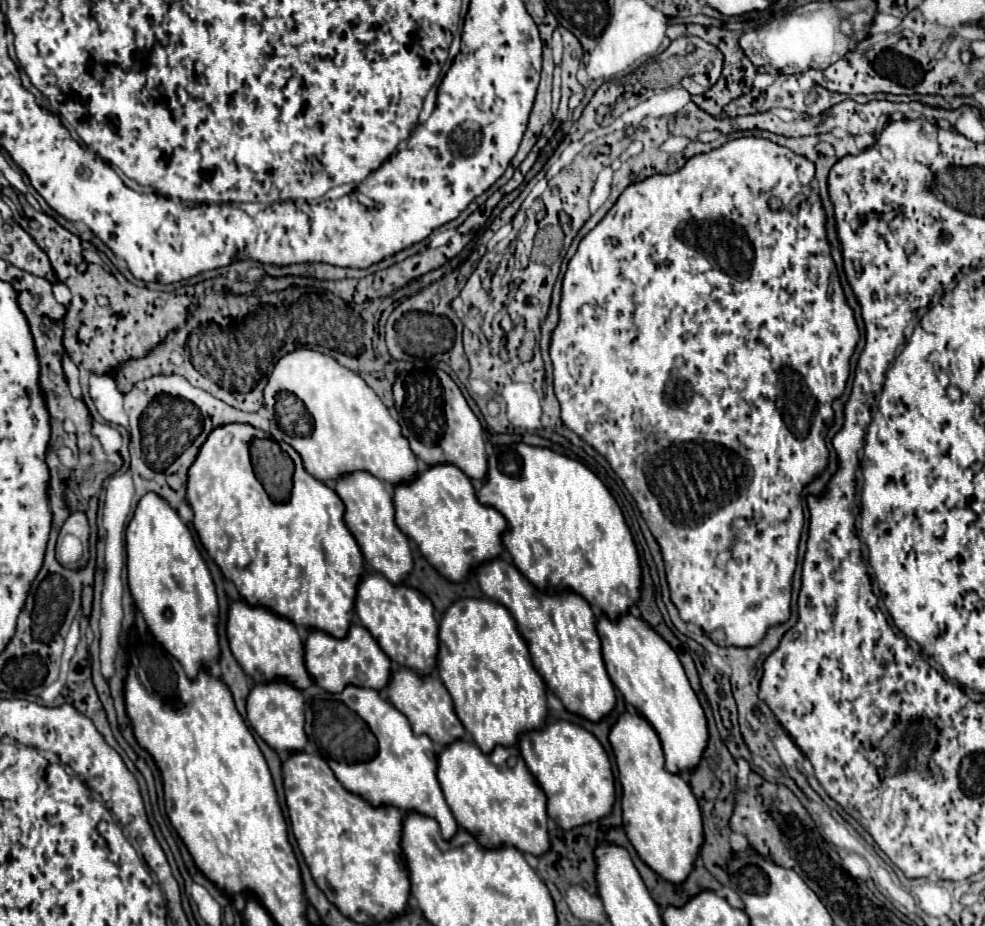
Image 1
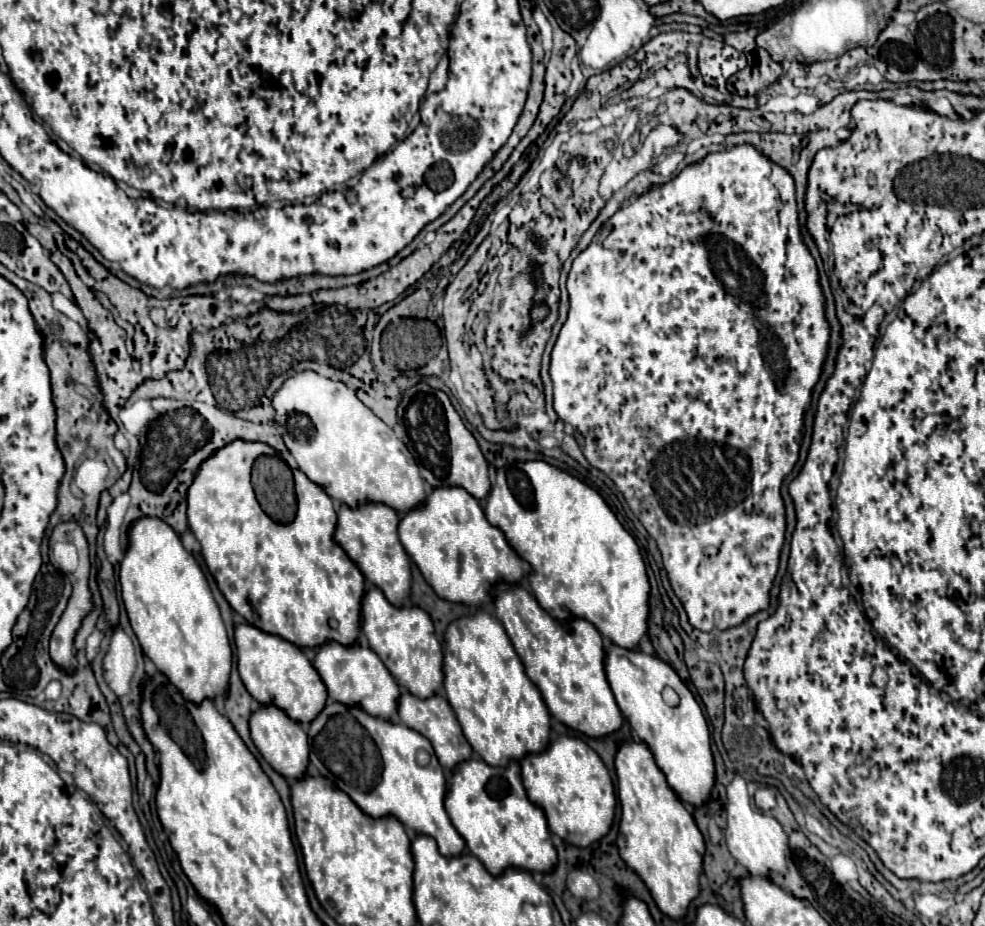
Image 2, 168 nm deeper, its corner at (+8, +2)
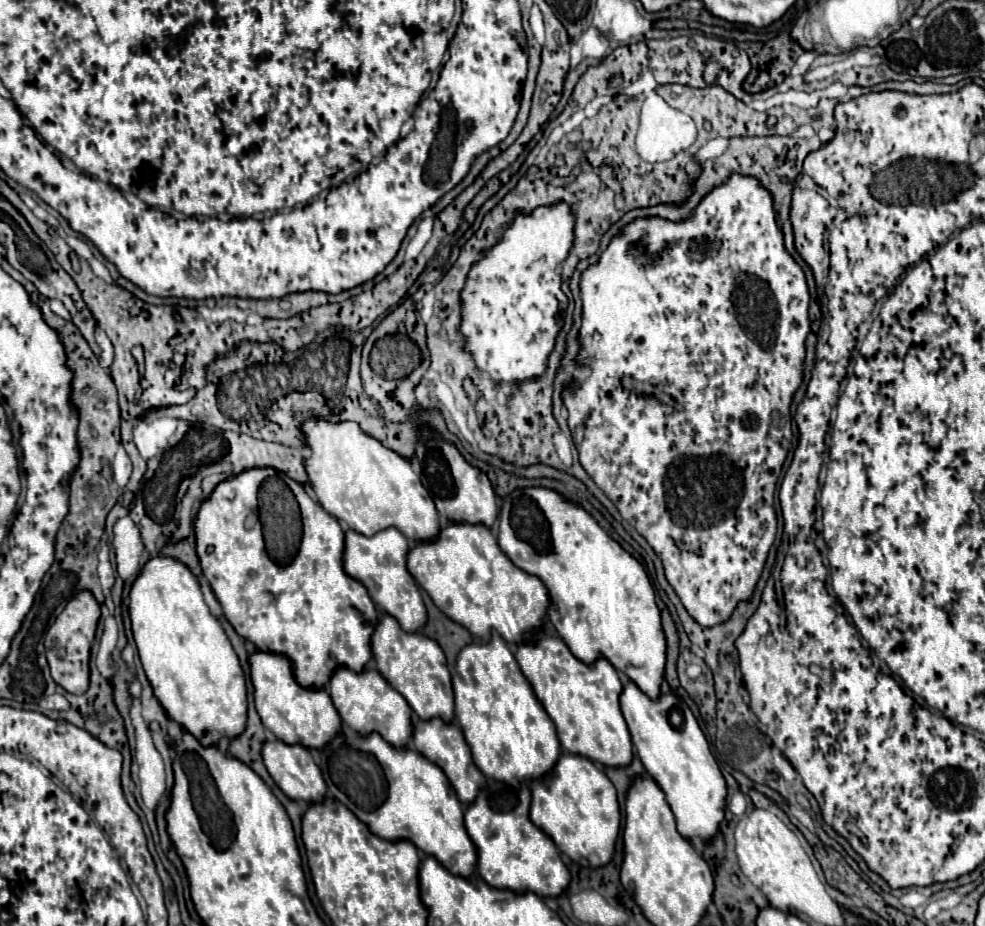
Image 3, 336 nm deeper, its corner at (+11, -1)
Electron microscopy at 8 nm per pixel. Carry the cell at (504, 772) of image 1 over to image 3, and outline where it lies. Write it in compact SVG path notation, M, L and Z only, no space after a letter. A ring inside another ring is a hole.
M490 780L478 798L466 808L466 830L478 848L478 872L492 888L512 892L534 892L540 898L556 898L566 892L570 872L560 860L558 848L540 828L530 822L530 788L512 788Z

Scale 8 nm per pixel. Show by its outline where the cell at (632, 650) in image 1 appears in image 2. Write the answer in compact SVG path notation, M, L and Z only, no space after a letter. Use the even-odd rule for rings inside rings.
M615 643L605 645L605 673L619 709L637 737L653 751L669 787L681 797L681 801L699 805L699 801L711 793L711 785L715 783L715 767L709 747L707 721L693 693L685 687L675 669L657 655L649 655L641 649L623 649ZM667 685L671 685L679 695L679 703L675 707L669 707L661 697Z

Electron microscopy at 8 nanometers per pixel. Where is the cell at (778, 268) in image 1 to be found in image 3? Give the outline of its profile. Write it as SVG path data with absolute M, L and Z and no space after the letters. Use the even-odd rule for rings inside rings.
M730 176L720 188L714 188L702 202L700 206L696 208L696 212L692 214L690 220L686 222L670 222L670 220L662 220L662 218L644 218L644 220L636 220L632 222L630 226L624 228L622 236L614 238L610 242L610 246L606 248L606 252L600 256L600 262L596 266L590 266L584 274L582 274L582 280L580 280L580 288L582 288L582 302L584 302L584 314L582 314L582 328L580 328L580 334L578 334L578 340L580 340L580 364L590 368L590 378L588 380L578 380L574 378L570 384L566 384L564 388L564 406L568 410L568 424L572 430L582 428L582 440L578 444L578 452L580 452L580 464L582 468L590 474L590 478L596 482L596 486L614 502L614 506L618 508L620 516L630 522L638 534L642 534L646 538L646 542L652 546L652 550L658 554L658 558L662 560L664 564L664 572L666 572L666 580L670 582L670 586L674 588L674 592L680 596L684 608L688 610L688 614L702 626L716 626L720 622L726 622L732 614L732 610L736 608L736 604L740 600L748 600L754 592L754 586L762 574L762 568L764 568L764 562L768 558L768 550L770 546L774 544L774 538L776 538L776 512L774 512L774 490L776 490L776 482L778 482L778 476L782 472L782 464L788 456L788 450L792 446L792 418L790 418L790 402L792 402L792 396L794 392L800 388L802 384L802 366L804 366L804 340L810 332L810 320L808 320L808 302L810 302L810 294L808 294L808 286L806 286L806 278L804 278L804 272L802 268L792 260L792 256L786 252L784 248L784 240L782 240L782 230L778 228L778 222L776 222L776 212L772 212L772 196L768 196L768 192L764 192L764 188L760 188L760 184L756 184L756 180L748 180L748 176ZM622 378L628 380L630 386L634 384L644 384L646 388L650 388L650 392L646 396L638 394L636 390L626 390L622 386ZM656 394L666 394L674 400L674 404L664 404L656 398Z

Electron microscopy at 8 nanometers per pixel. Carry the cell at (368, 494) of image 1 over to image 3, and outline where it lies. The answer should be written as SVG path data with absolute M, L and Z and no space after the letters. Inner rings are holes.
M396 528L380 530L374 536L362 536L354 530L346 532L346 548L344 548L344 570L358 582L366 586L374 604L386 612L388 616L396 618L406 632L420 632L428 622L428 612L424 608L422 596L418 586L414 584L412 574L406 568L408 556L408 540Z

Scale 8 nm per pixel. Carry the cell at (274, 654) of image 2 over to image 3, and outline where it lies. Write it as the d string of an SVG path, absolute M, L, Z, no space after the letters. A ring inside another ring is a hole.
M256 652L250 656L250 676L254 684L254 702L262 724L284 744L300 744L304 748L322 750L342 728L338 710L326 690L302 688L292 674L292 664L280 654Z

